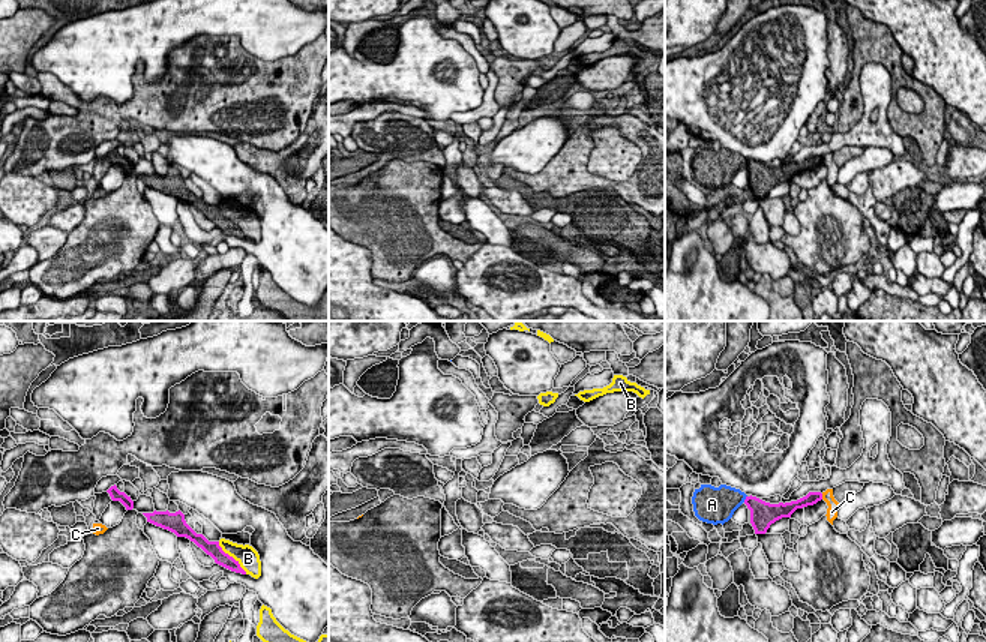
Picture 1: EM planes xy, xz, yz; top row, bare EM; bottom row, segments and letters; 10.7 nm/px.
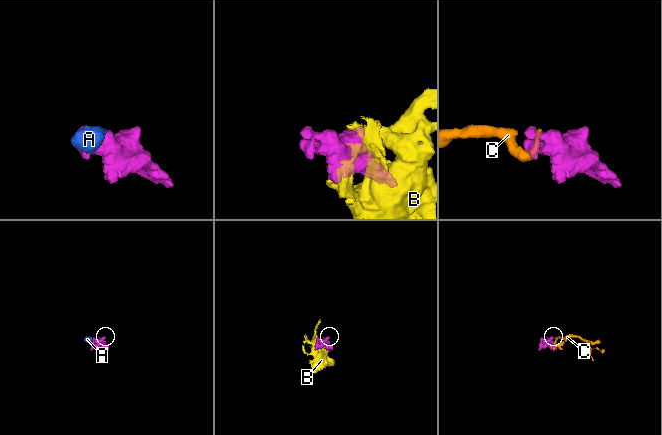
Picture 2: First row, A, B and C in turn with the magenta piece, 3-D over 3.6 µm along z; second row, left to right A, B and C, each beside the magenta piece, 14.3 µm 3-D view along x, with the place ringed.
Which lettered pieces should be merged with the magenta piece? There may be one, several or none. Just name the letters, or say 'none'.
A

